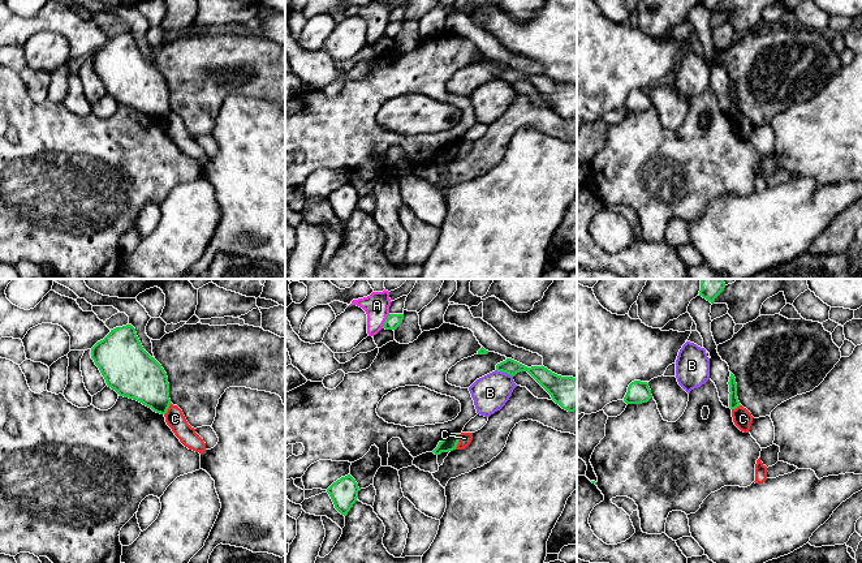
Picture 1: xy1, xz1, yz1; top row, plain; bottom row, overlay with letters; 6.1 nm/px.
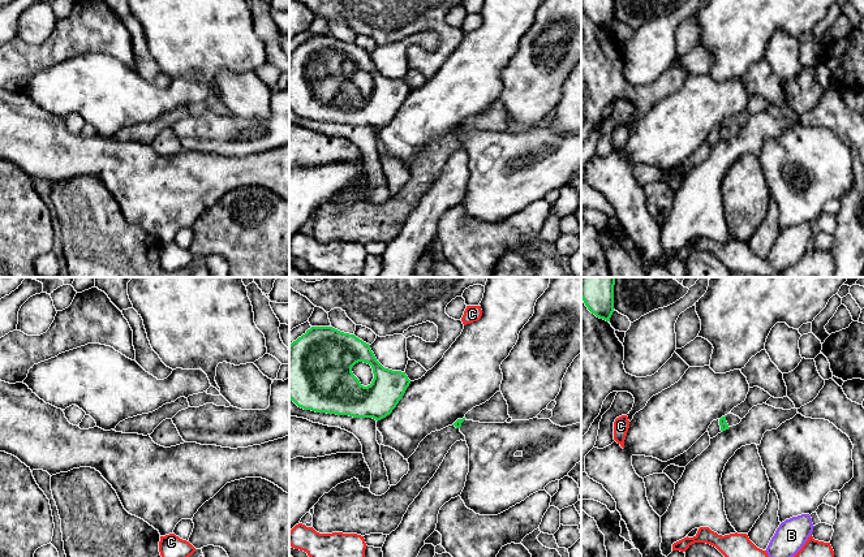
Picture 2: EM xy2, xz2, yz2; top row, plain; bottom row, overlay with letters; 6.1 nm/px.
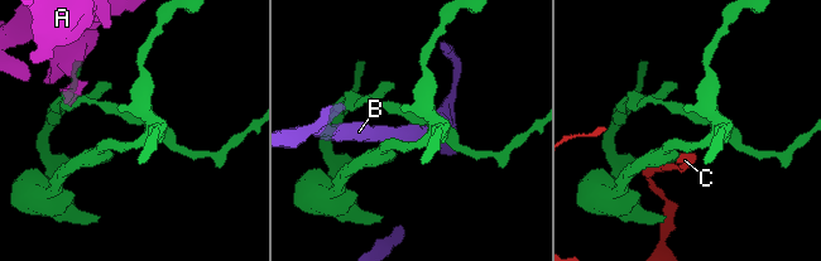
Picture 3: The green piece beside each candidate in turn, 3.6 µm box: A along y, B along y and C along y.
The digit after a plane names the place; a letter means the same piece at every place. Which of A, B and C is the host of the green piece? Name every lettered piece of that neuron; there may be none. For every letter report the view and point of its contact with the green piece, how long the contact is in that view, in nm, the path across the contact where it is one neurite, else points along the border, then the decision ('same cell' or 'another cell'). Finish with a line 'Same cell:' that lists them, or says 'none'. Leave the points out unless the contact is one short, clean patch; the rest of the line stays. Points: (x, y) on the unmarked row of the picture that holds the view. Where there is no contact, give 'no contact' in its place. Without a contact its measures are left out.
A: xz1 (386, 29) | 100 nm | along xz1 (389, 22), (382, 35) | another cell
B: xz1 (504, 80) | 120 nm | along xz1 (496, 77), (512, 85) | another cell
C: xz1 (457, 150) | 100 nm | along xz1 (460, 142), (455, 157) | another cell
Same cell: none

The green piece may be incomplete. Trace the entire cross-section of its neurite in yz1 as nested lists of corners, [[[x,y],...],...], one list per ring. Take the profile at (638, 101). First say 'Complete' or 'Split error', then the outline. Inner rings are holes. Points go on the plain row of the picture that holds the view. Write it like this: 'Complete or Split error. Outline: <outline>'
Complete. Outline: [[[634,89],[629,93],[628,100],[624,106],[626,112],[647,111],[652,106],[647,90]]]

